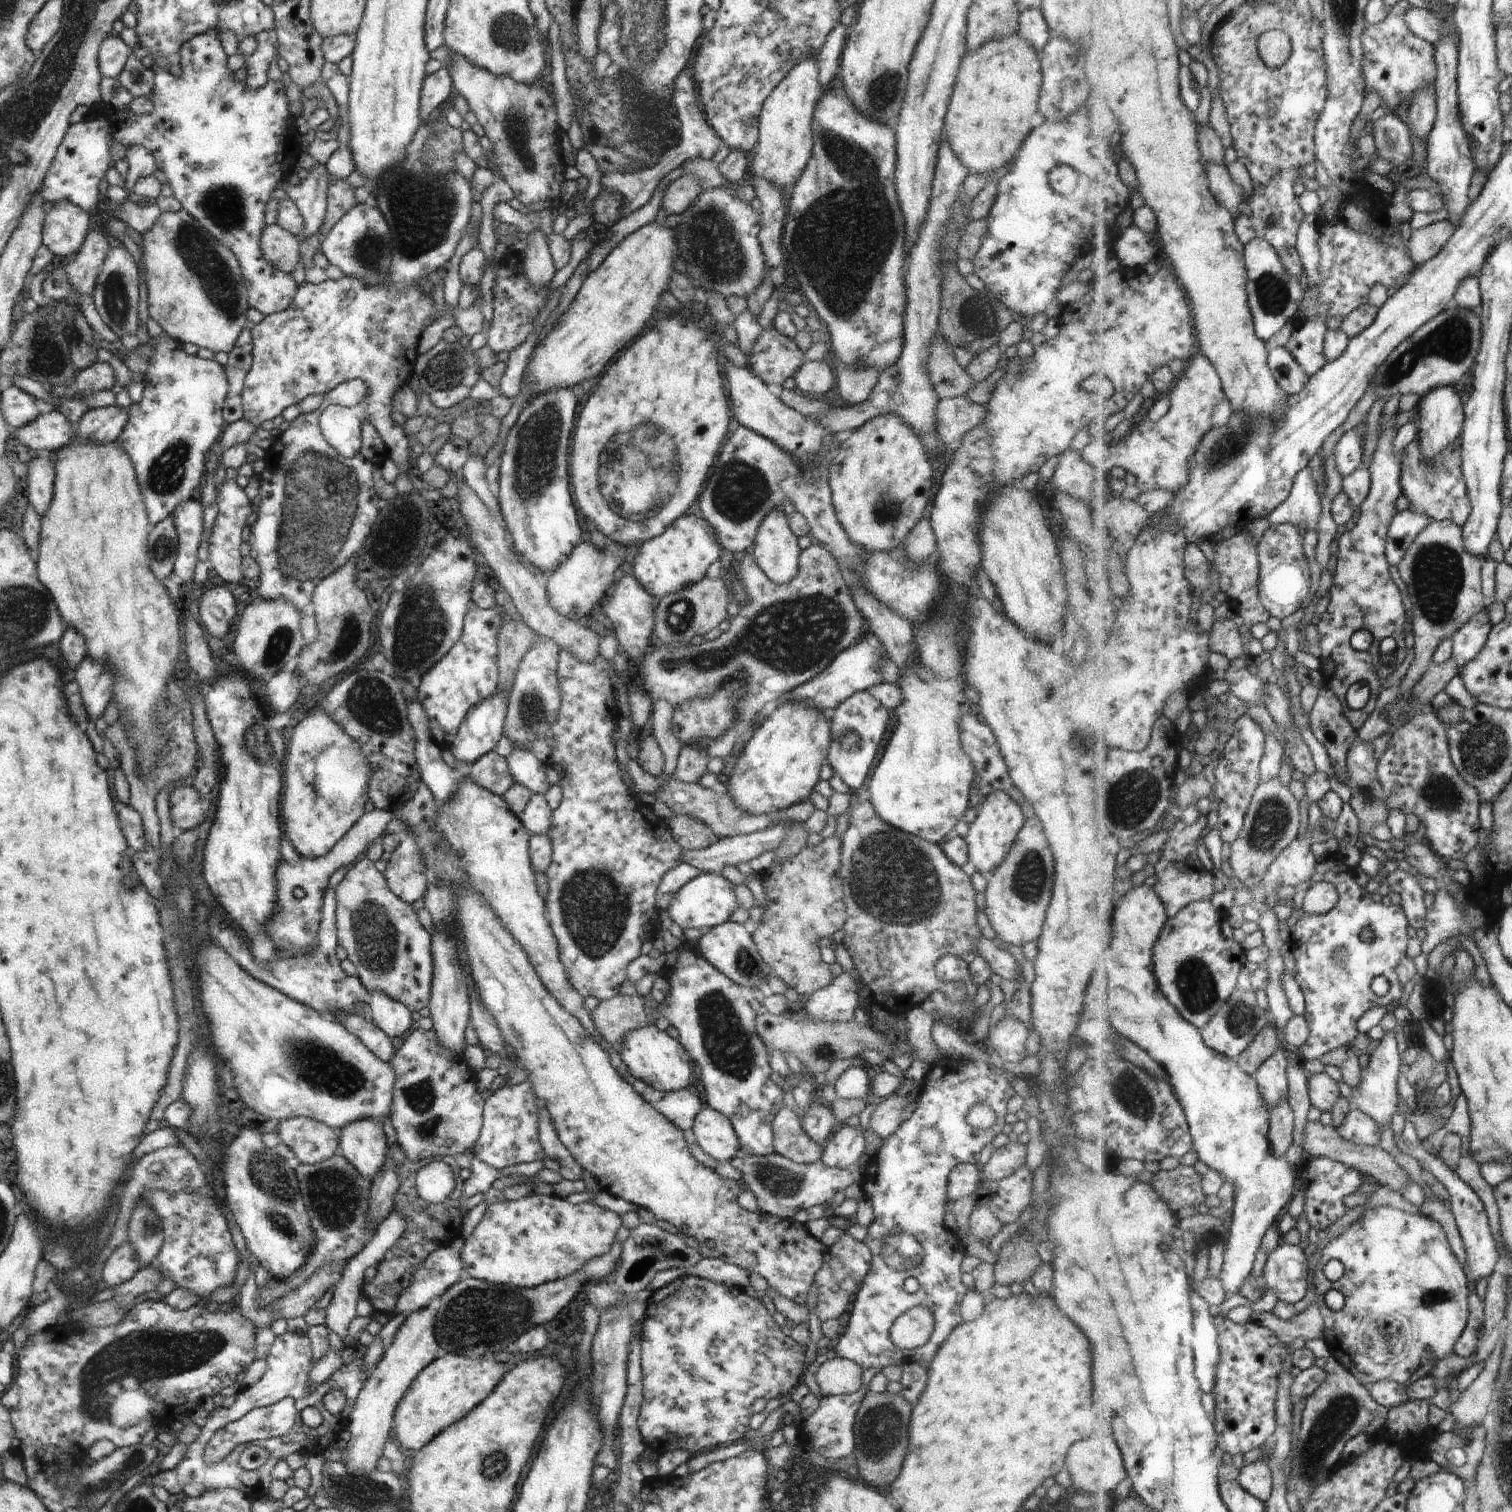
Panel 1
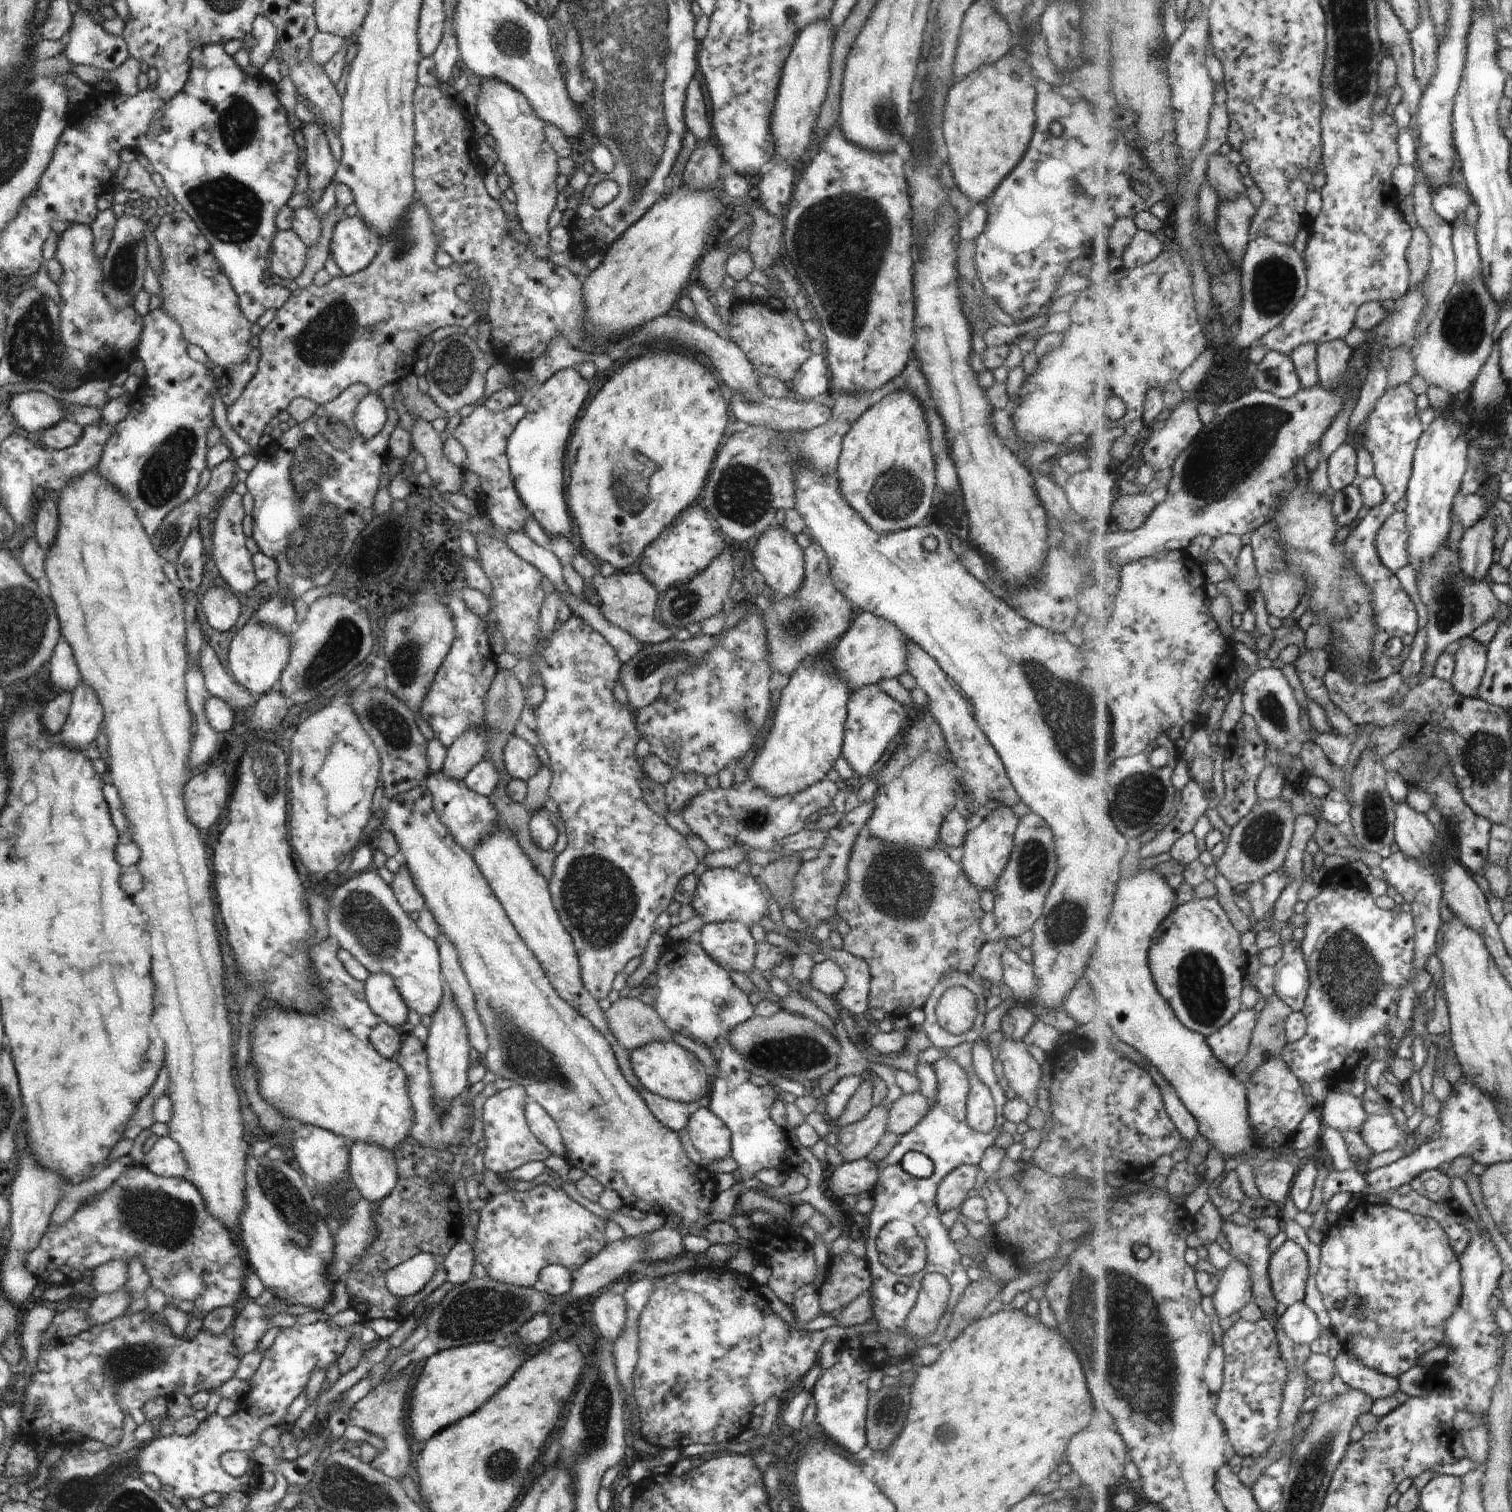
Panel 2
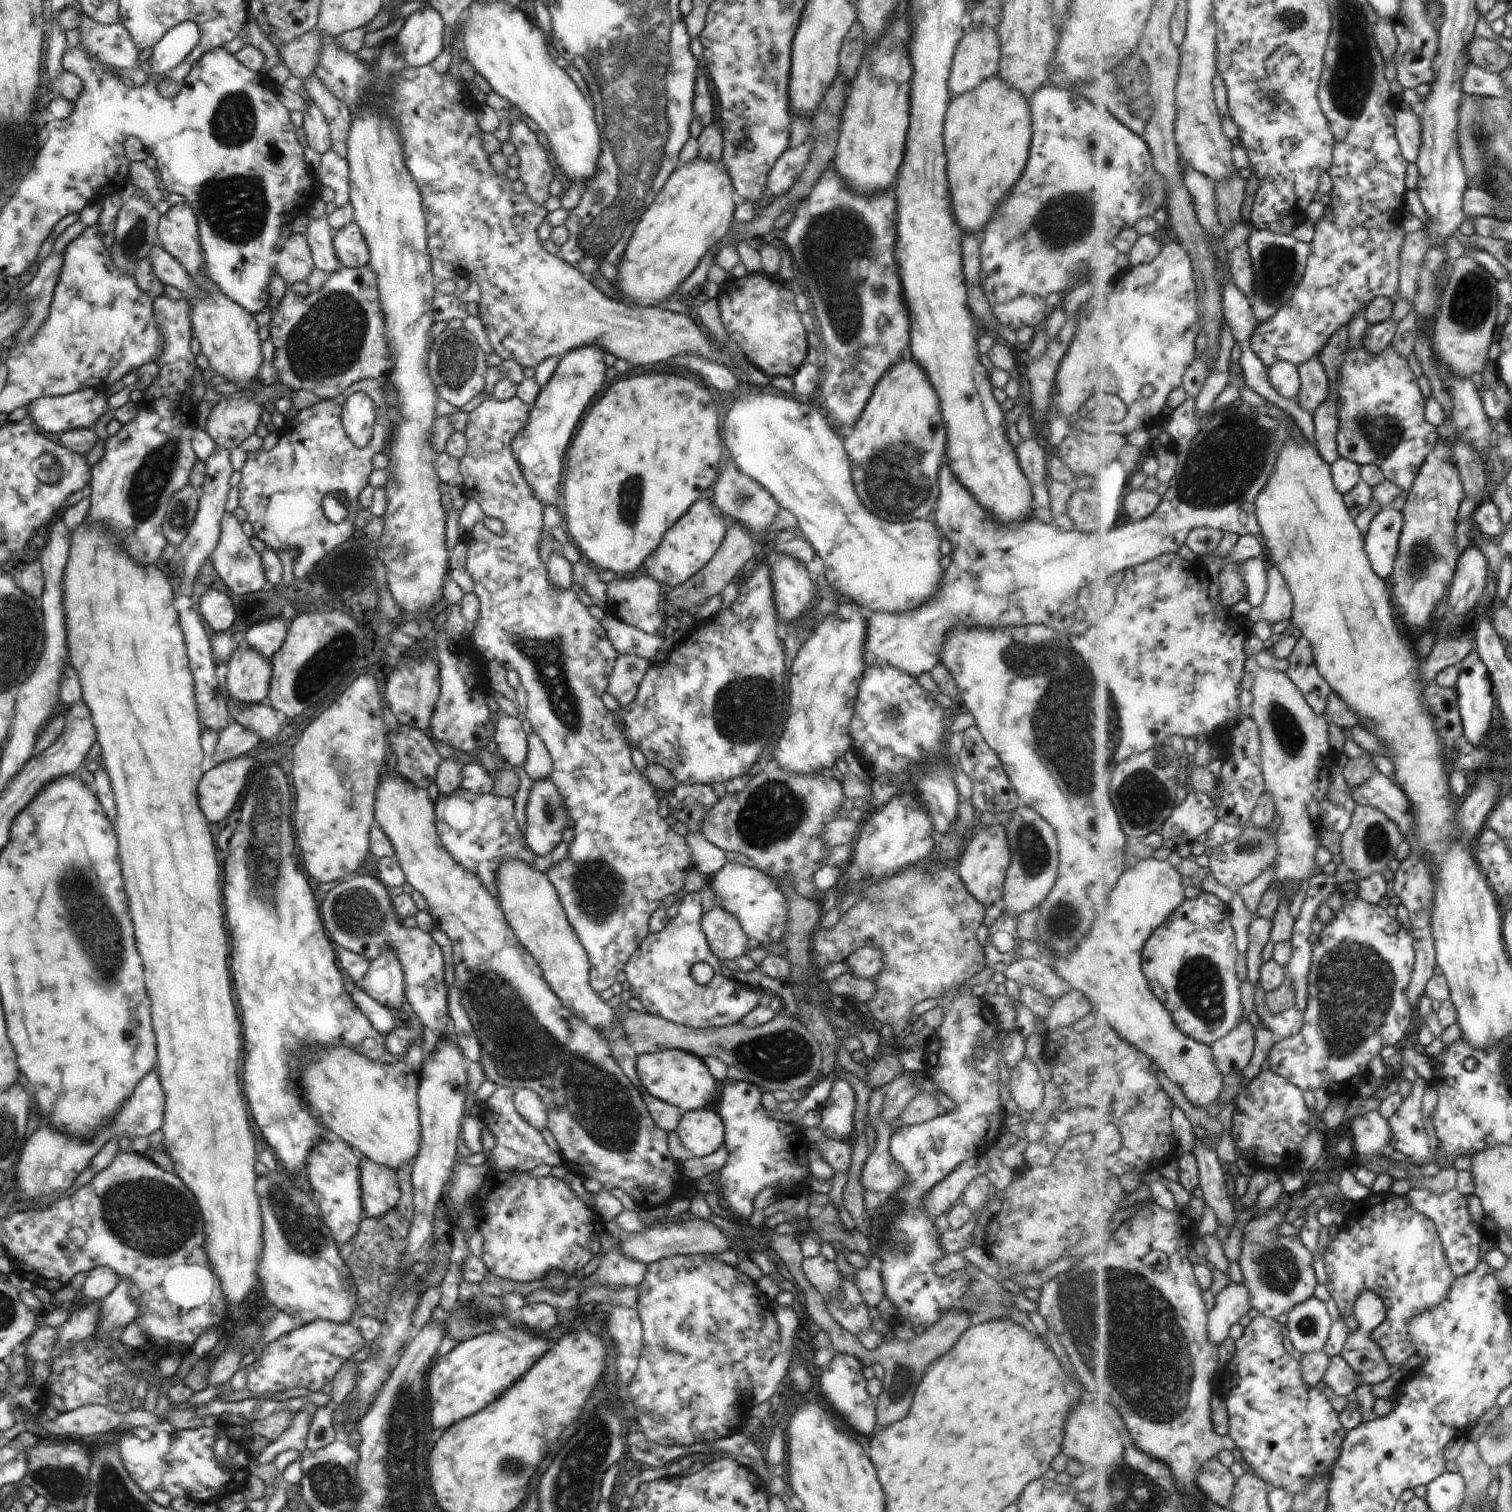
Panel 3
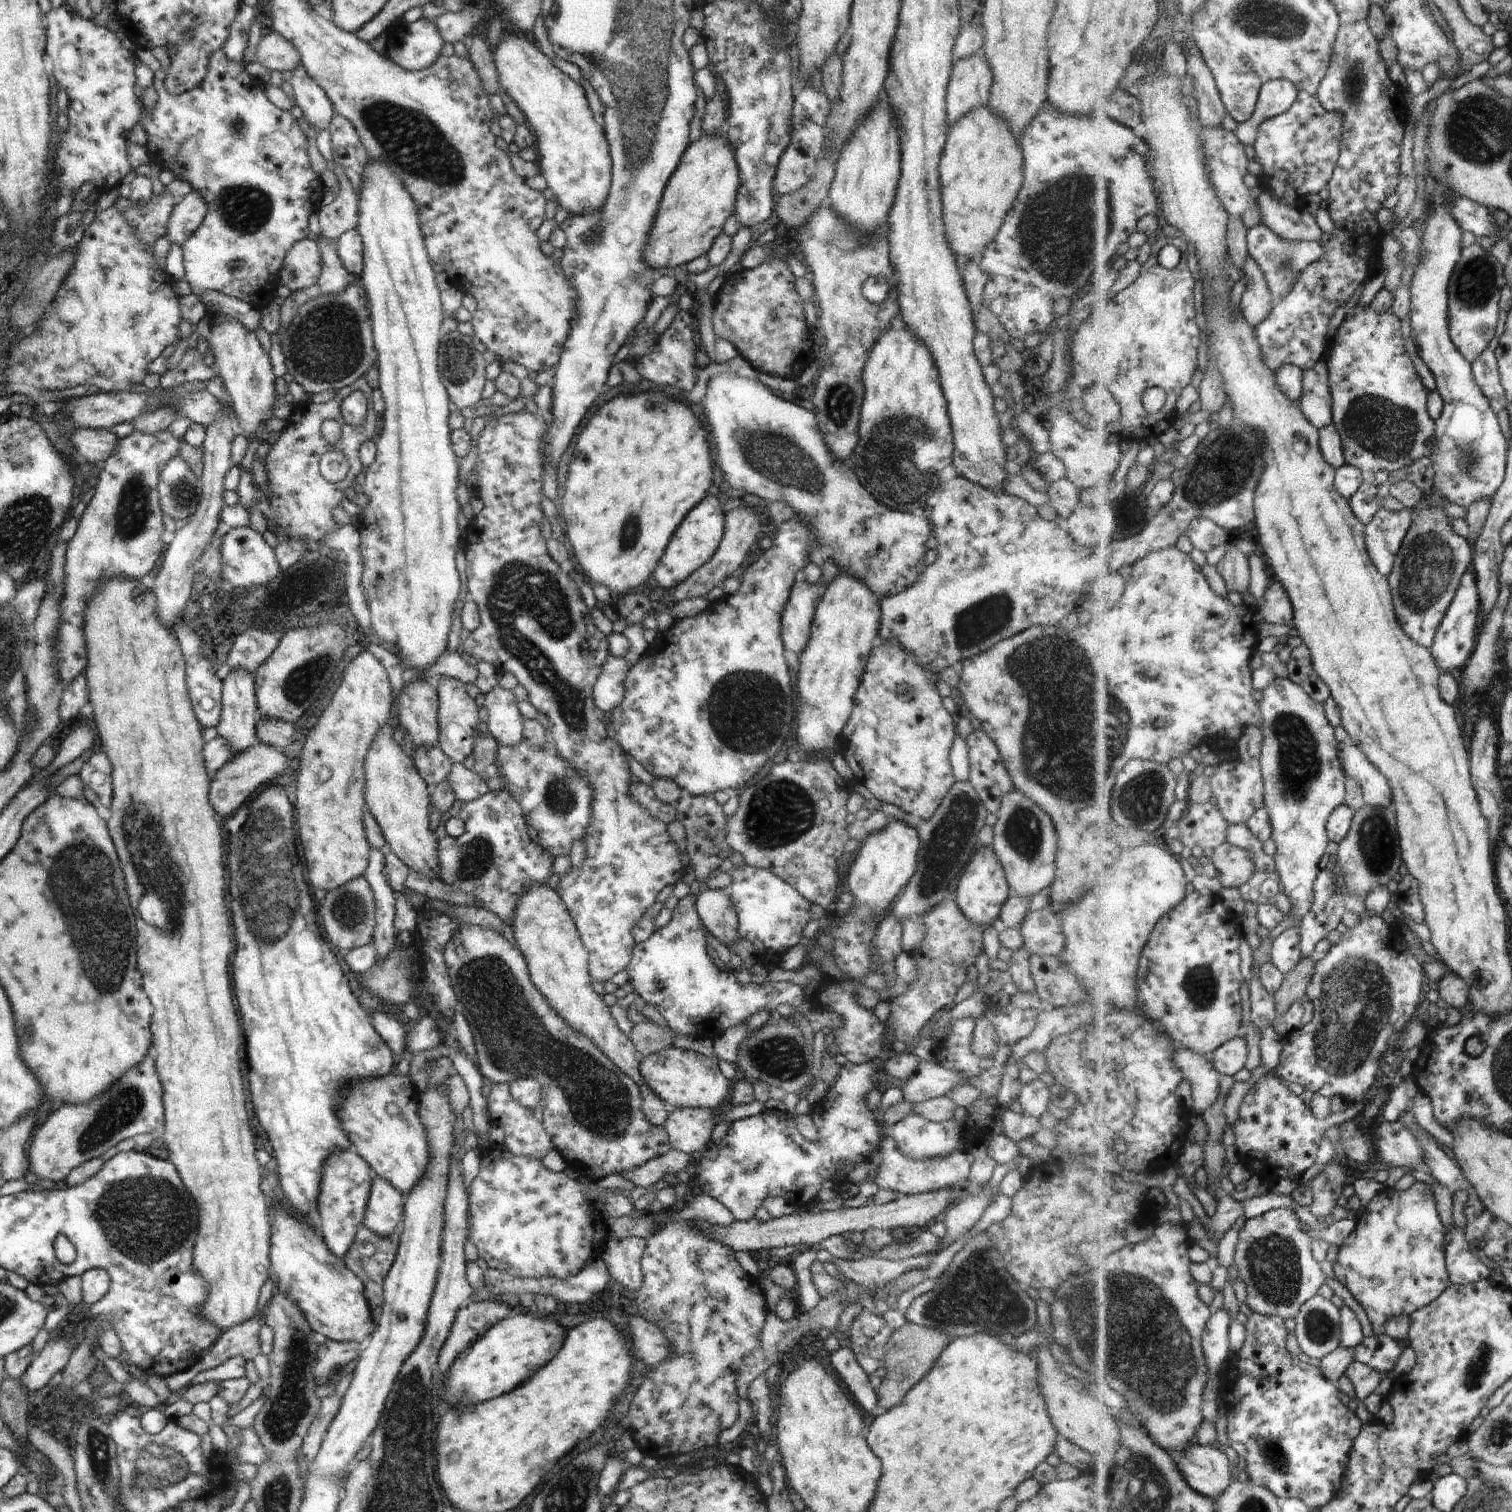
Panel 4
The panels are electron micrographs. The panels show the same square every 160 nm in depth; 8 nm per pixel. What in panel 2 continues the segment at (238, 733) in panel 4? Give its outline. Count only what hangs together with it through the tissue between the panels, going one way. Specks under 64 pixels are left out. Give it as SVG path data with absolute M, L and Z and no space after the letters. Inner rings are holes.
M248 622L232 638L228 664L230 665L233 679L243 689L258 698L259 695L264 696L273 688L277 688L282 670L288 664L288 654L290 654L289 636L270 628L270 626L262 626L258 622Z

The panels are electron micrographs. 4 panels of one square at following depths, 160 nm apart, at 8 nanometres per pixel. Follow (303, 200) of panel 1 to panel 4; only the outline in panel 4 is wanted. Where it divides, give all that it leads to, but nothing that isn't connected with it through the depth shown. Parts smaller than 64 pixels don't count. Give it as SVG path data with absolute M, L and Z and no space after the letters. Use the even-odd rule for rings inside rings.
M300 65L292 71L292 90L295 104L300 106L306 122L317 131L326 130L331 123L335 110L327 94Z

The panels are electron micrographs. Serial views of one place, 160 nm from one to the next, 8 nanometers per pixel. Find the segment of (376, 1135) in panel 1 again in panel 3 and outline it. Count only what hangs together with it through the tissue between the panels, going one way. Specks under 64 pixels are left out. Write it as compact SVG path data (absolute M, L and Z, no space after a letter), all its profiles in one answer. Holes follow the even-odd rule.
M365 1157L360 1160L360 1186L365 1217L384 1216L390 1210L394 1211L400 1202L397 1172L378 1166Z

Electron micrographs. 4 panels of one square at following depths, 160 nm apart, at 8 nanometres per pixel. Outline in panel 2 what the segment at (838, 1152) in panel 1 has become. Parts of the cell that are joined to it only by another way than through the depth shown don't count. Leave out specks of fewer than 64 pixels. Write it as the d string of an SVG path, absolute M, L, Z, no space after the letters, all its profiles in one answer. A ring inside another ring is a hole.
M874 1104L873 1108L858 1122L837 1130L839 1143L834 1146L844 1163L866 1159L888 1132L888 1108Z

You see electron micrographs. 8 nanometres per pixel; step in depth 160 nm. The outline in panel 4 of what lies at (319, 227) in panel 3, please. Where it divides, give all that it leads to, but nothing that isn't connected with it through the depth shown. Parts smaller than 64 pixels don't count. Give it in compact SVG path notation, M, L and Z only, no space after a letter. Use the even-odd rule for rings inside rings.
M322 234L316 238L321 254L321 273L317 278L321 294L342 292L350 278L350 273L344 268L335 246L329 240Z

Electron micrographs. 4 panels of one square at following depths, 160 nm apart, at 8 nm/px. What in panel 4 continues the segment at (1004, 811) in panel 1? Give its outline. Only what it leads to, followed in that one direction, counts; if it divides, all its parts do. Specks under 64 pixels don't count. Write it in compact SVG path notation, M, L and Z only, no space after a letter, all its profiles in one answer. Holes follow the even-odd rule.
M983 846L973 854L971 861L956 880L953 893L958 906L971 923L984 928L992 923L998 924L1004 904L1011 896L1004 869L991 846Z

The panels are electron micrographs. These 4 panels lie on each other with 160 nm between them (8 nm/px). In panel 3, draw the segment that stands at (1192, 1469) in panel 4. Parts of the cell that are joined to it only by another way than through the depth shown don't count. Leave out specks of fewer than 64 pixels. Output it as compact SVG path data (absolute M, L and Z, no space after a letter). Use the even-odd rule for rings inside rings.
M1218 1457L1204 1464L1197 1472L1197 1490L1208 1499L1230 1508L1236 1496L1238 1479L1229 1467L1224 1466Z

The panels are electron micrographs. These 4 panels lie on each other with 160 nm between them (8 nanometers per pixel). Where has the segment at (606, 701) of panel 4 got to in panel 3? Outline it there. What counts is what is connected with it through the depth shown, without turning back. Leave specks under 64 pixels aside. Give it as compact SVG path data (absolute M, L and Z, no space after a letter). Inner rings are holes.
M619 655L608 678L606 692L616 698L620 707L628 706L636 698L638 684L651 665L649 660L635 655Z

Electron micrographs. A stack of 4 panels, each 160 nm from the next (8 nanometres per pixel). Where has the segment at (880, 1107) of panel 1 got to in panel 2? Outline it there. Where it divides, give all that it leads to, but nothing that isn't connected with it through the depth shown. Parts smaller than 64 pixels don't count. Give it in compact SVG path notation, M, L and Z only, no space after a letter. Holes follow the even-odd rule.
M921 1093L902 1094L889 1106L886 1128L888 1132L901 1137L910 1132L922 1118L926 1118L932 1108L932 1104Z

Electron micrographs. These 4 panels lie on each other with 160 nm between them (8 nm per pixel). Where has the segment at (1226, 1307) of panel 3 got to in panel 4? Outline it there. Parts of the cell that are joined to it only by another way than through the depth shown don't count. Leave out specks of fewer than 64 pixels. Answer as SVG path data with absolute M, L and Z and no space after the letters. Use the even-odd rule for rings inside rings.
M1220 1309L1212 1315L1209 1326L1203 1336L1205 1355L1212 1370L1212 1376L1218 1375L1231 1351L1232 1314L1226 1309Z

